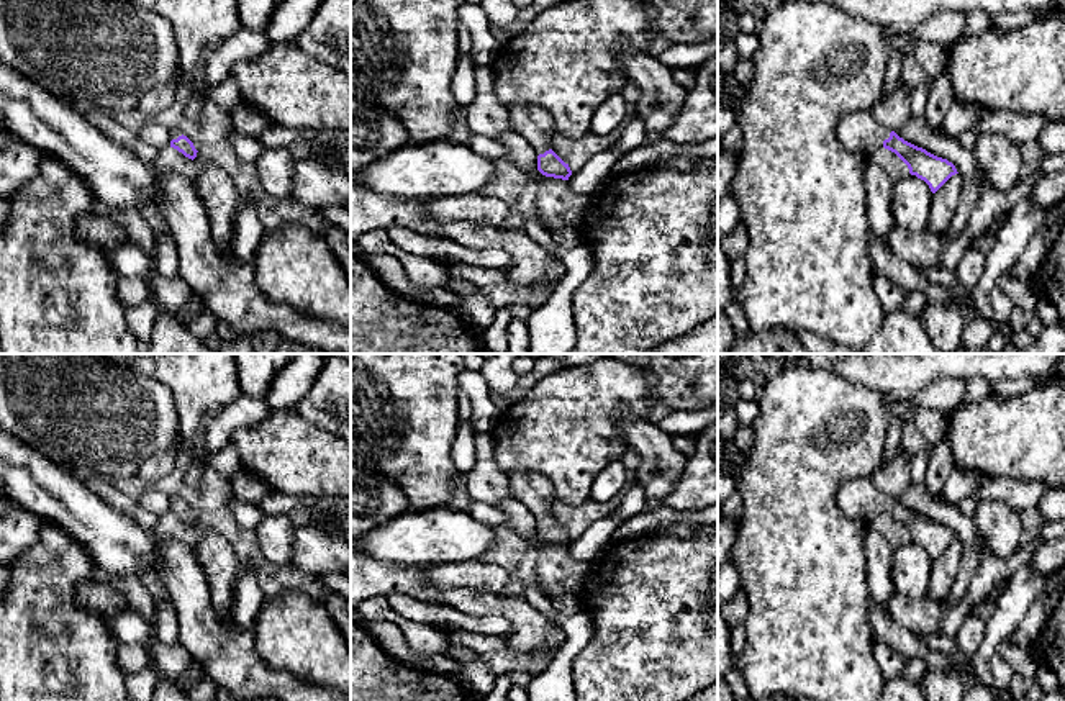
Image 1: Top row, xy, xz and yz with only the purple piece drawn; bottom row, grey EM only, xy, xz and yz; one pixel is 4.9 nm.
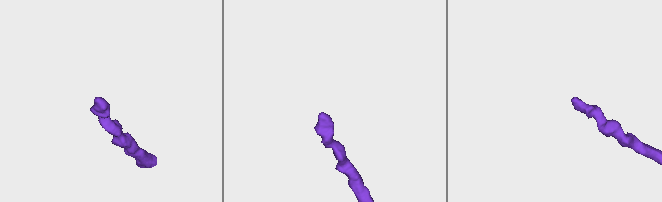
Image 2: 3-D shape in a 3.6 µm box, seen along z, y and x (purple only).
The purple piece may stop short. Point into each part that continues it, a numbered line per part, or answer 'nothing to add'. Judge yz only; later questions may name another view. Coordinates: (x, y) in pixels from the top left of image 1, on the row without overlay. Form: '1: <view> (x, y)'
1: yz (857, 498)

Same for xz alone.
1: xz (533, 490)

